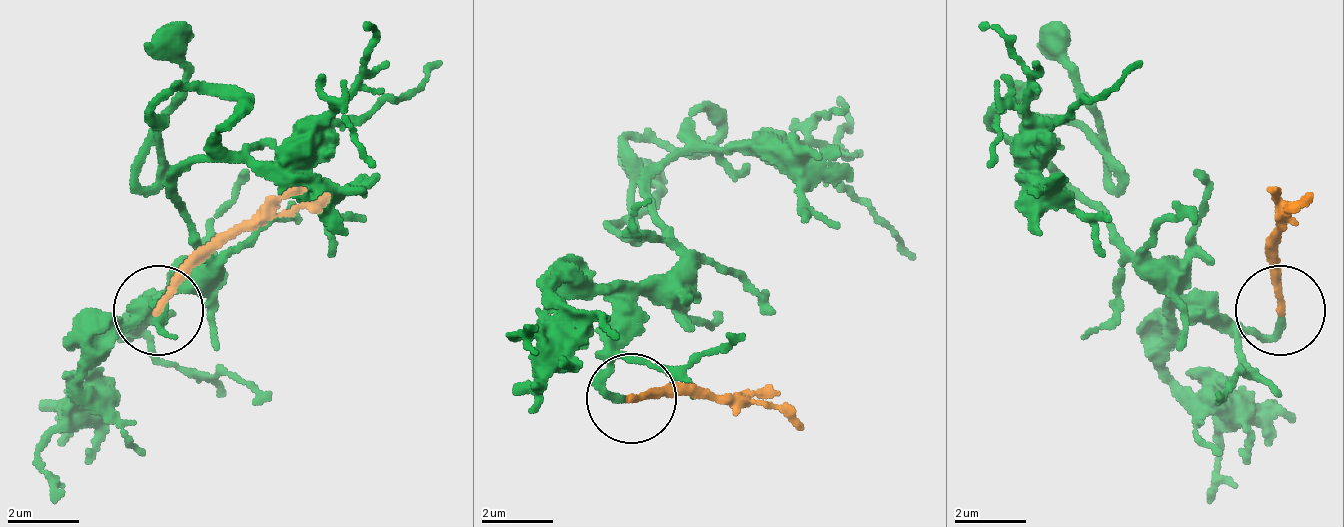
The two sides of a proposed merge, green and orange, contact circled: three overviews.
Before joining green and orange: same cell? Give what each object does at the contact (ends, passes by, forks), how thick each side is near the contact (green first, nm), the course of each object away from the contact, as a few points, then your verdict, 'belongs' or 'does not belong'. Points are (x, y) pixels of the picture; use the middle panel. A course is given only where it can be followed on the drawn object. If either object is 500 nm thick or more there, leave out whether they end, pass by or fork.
green ends; orange ends; calibres 180 and 200 nm; course green (625, 395), (697, 107), (625, 143), (661, 188), (634, 161); course orange (634, 395), (733, 395), (805, 431); belongs

